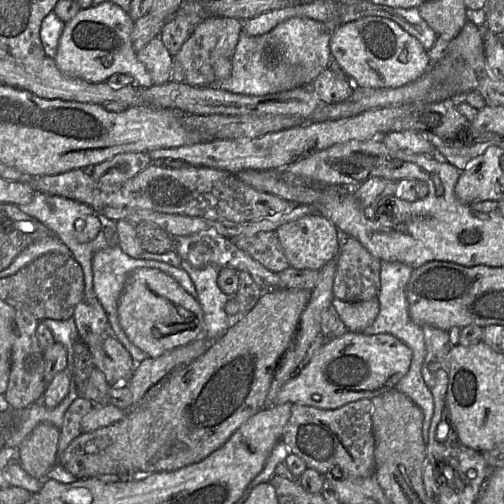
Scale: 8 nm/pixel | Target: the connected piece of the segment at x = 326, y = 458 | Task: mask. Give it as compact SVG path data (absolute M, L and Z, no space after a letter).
M367 398L360 399L333 410L292 404L291 415L284 427L280 441L287 446L291 454L300 457L307 467L316 470L323 476L334 468L338 468L345 477L372 477L375 472L372 400Z

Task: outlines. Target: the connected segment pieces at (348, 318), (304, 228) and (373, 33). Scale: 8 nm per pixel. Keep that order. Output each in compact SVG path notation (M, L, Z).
M377 296L367 301L346 302L334 298L332 307L348 331L363 332L374 323L379 314L379 299Z
M318 213L301 217L276 229L279 242L291 267L320 271L329 261L336 258L342 244L342 234L327 218Z
M365 17L332 31L330 52L337 66L355 87L397 88L416 81L431 67L428 51L397 23L382 17Z

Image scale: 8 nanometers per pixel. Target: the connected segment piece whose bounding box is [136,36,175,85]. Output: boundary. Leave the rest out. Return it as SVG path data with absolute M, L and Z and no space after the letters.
M159 36L150 40L136 55L145 65L155 85L170 81L175 57L169 54Z

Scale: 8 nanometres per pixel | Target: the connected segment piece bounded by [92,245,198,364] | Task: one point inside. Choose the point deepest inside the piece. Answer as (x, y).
(111, 266)

